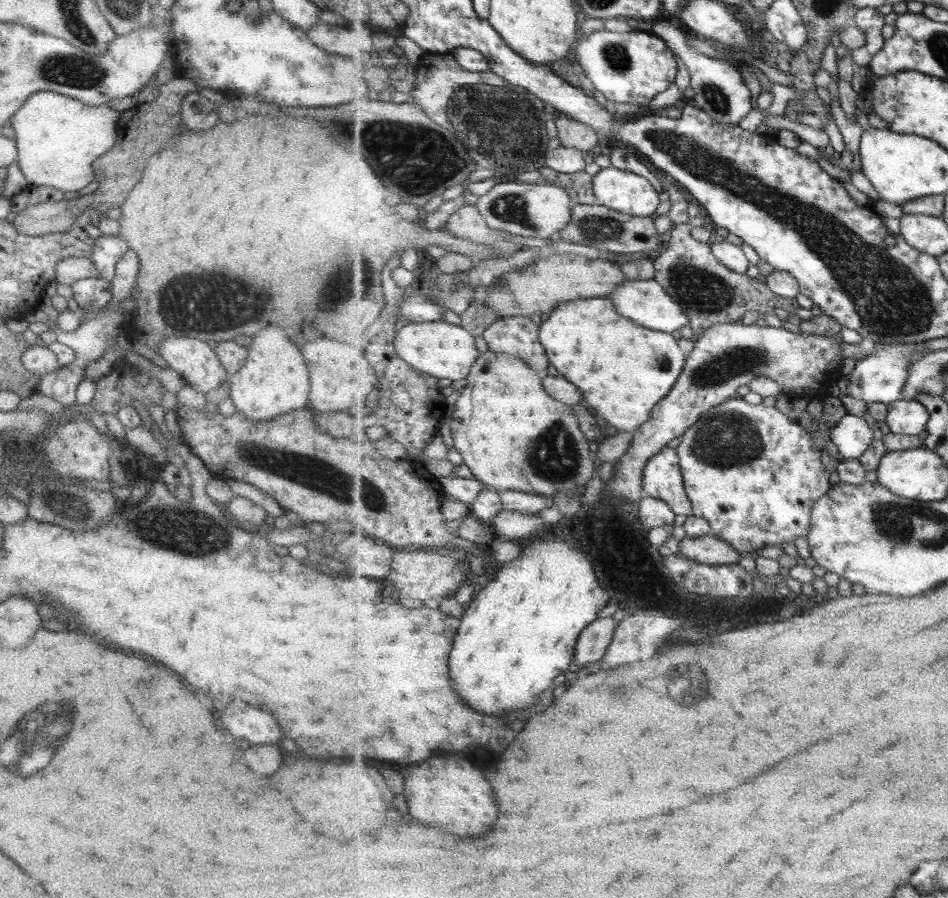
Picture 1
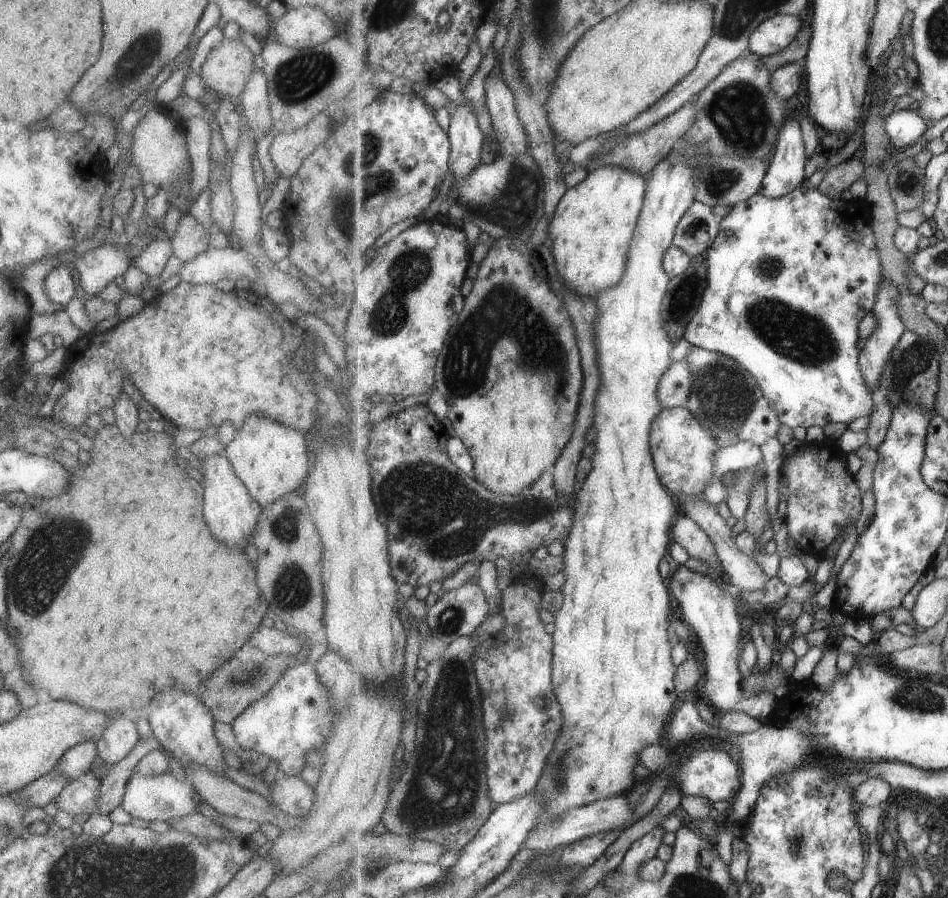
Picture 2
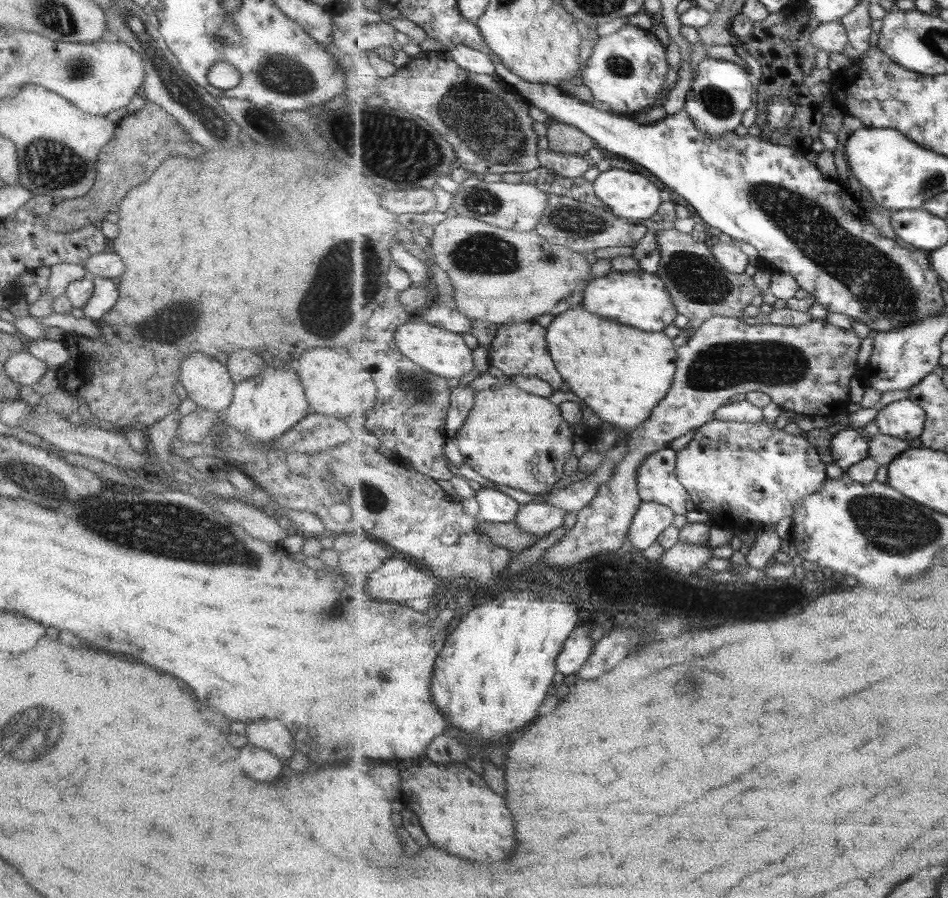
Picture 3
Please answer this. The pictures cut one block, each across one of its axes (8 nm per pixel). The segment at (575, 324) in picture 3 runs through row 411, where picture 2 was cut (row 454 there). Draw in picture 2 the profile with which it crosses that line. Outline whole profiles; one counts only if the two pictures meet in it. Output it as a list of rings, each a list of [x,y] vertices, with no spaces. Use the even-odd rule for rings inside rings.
[[[671,150],[646,177],[648,189],[629,248],[628,269],[617,286],[601,290],[595,297],[601,312],[597,320],[597,341],[603,378],[595,402],[595,426],[599,434],[592,458],[595,468],[577,494],[575,522],[564,544],[567,582],[561,588],[562,605],[554,615],[552,680],[563,711],[563,726],[535,788],[537,802],[543,802],[545,808],[533,828],[559,818],[563,820],[573,808],[629,794],[637,782],[633,768],[640,762],[641,750],[655,742],[663,744],[659,738],[682,697],[675,690],[677,666],[671,658],[673,644],[669,642],[672,592],[659,570],[661,558],[668,554],[667,548],[673,543],[674,525],[682,512],[675,495],[661,482],[651,452],[651,433],[653,422],[666,409],[659,398],[660,382],[672,365],[671,352],[676,342],[669,338],[661,316],[663,296],[671,282],[664,258],[673,245],[677,224],[695,204],[699,188],[695,184],[695,168],[683,158],[681,150]]]

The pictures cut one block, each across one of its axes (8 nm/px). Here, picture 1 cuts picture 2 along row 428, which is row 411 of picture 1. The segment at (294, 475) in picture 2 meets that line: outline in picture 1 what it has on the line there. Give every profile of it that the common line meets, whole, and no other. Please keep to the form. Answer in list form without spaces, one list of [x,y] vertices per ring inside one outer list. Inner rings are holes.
[[[265,328],[265,330],[261,330],[259,334],[255,334],[251,338],[243,366],[229,376],[228,383],[228,396],[234,403],[234,410],[239,411],[245,418],[255,422],[269,420],[270,418],[299,410],[304,406],[307,407],[308,404],[309,383],[307,366],[303,362],[301,352],[287,342],[287,338],[283,336],[283,332],[279,328]]]

